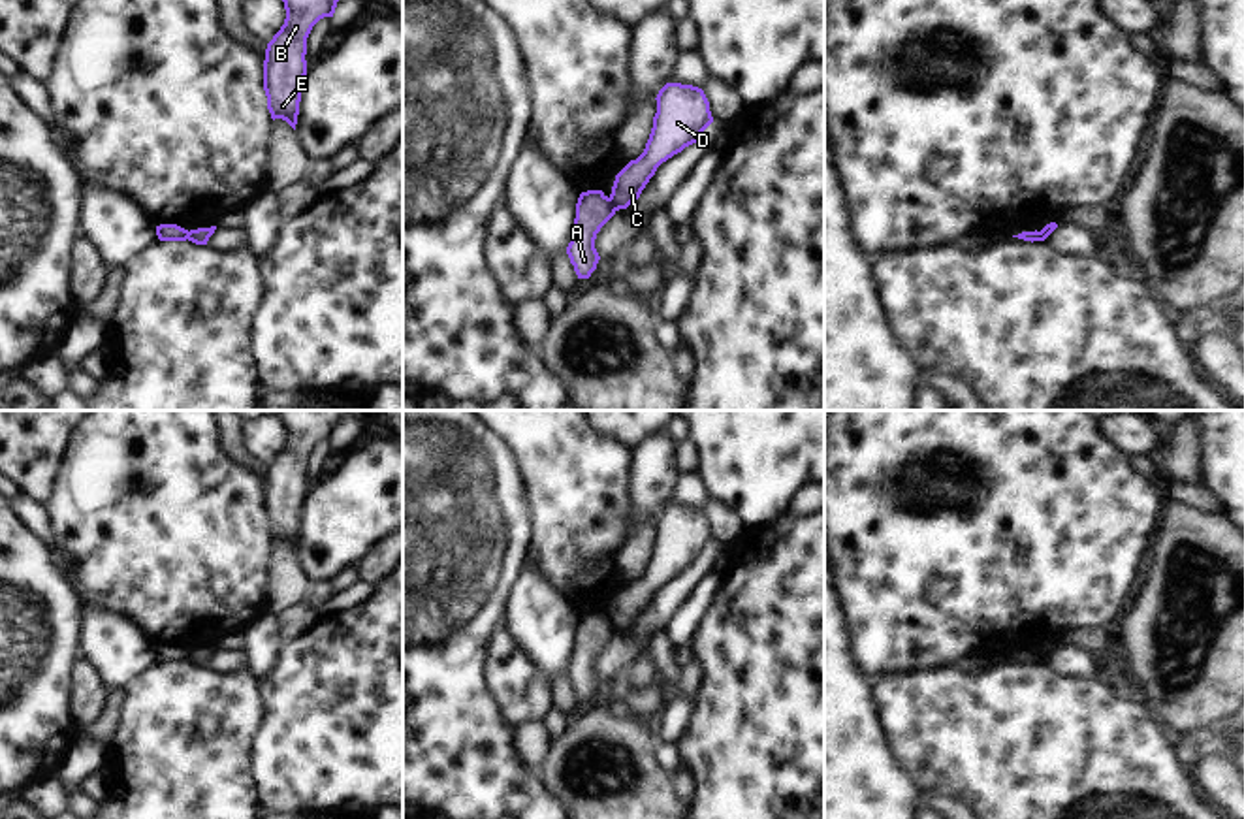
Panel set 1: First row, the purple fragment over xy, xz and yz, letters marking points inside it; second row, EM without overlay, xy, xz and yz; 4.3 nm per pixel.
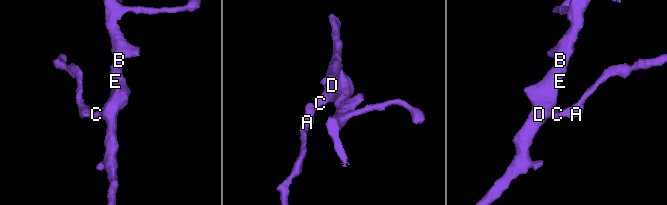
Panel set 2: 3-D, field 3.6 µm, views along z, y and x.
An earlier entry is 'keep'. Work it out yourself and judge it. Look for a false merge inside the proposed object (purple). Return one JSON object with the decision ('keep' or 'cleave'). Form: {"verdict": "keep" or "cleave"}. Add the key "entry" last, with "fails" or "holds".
{"verdict": "cleave", "entry": "fails"}

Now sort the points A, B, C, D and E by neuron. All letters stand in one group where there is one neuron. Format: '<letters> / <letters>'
A / B C D E

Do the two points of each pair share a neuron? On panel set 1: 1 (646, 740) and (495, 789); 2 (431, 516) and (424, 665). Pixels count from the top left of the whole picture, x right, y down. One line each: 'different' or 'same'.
1: different
2: same

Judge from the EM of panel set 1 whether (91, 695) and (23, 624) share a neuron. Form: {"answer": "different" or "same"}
{"answer": "different"}

